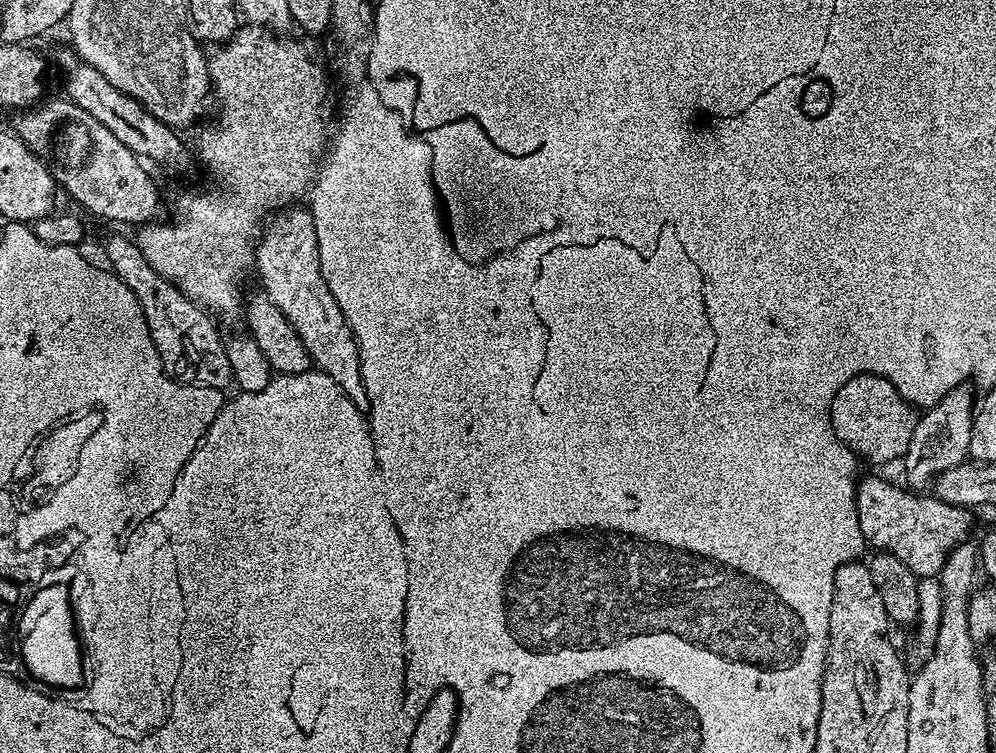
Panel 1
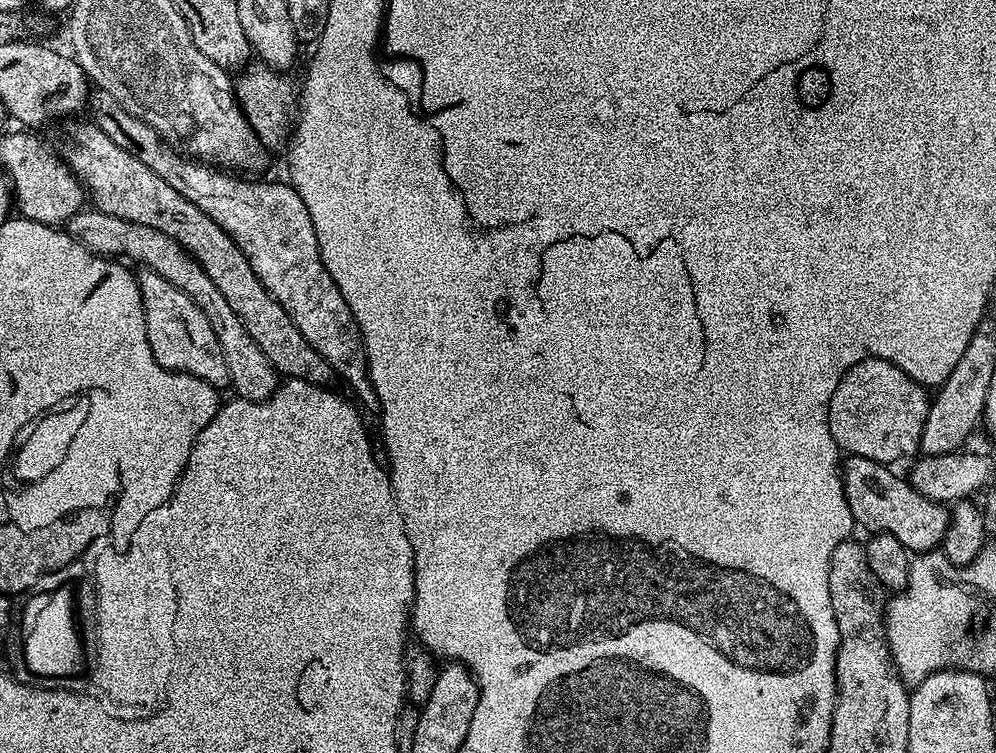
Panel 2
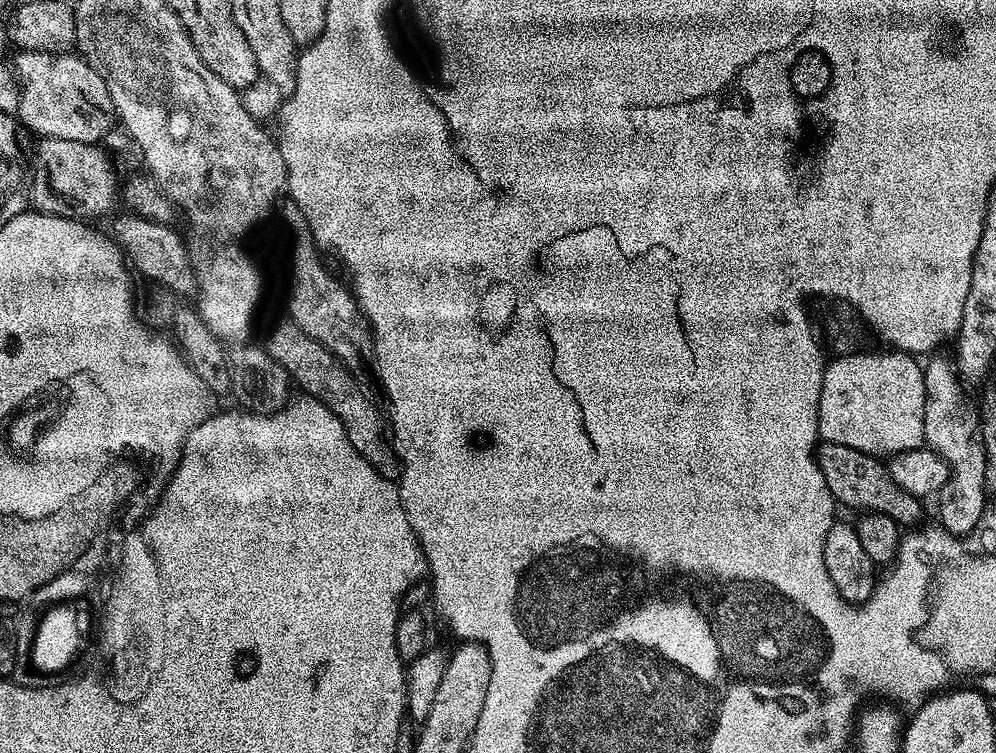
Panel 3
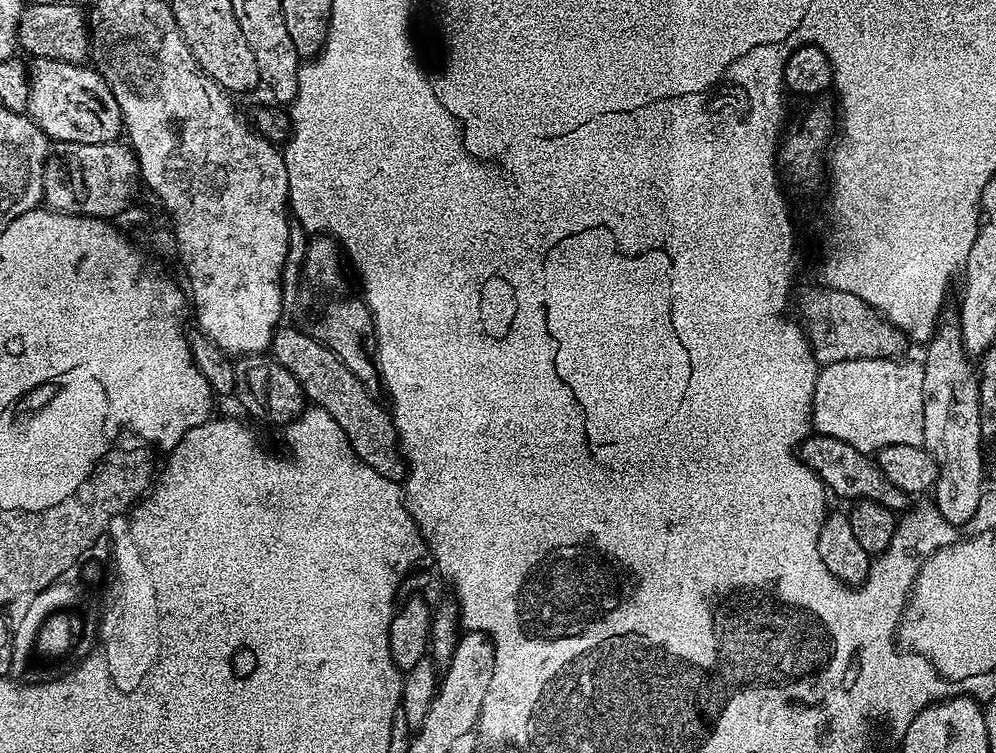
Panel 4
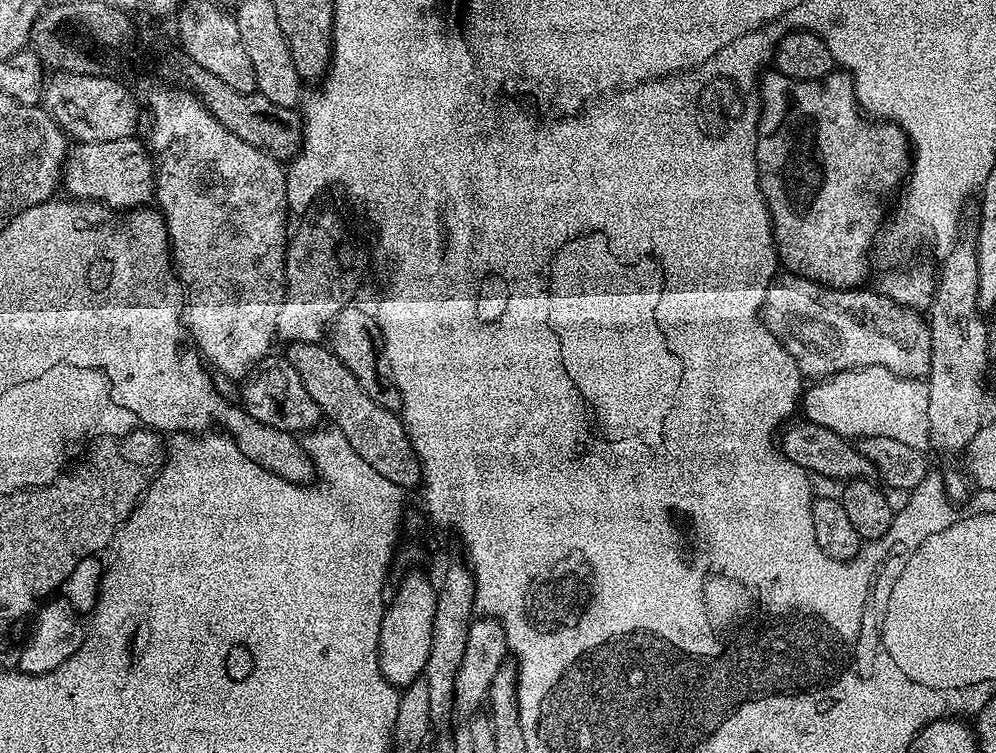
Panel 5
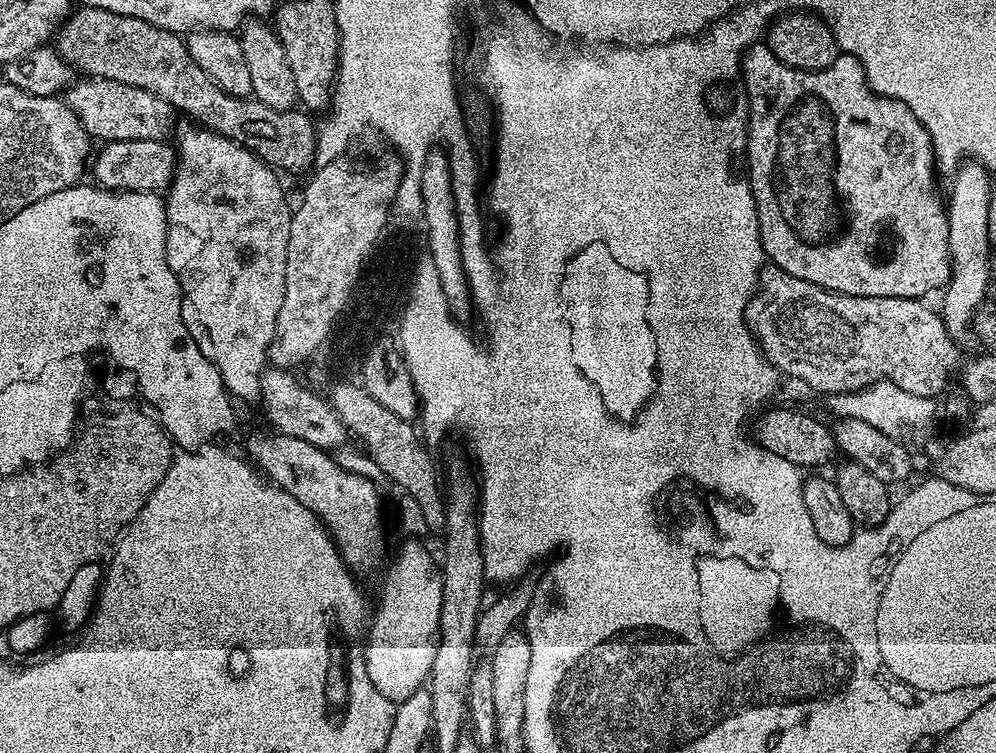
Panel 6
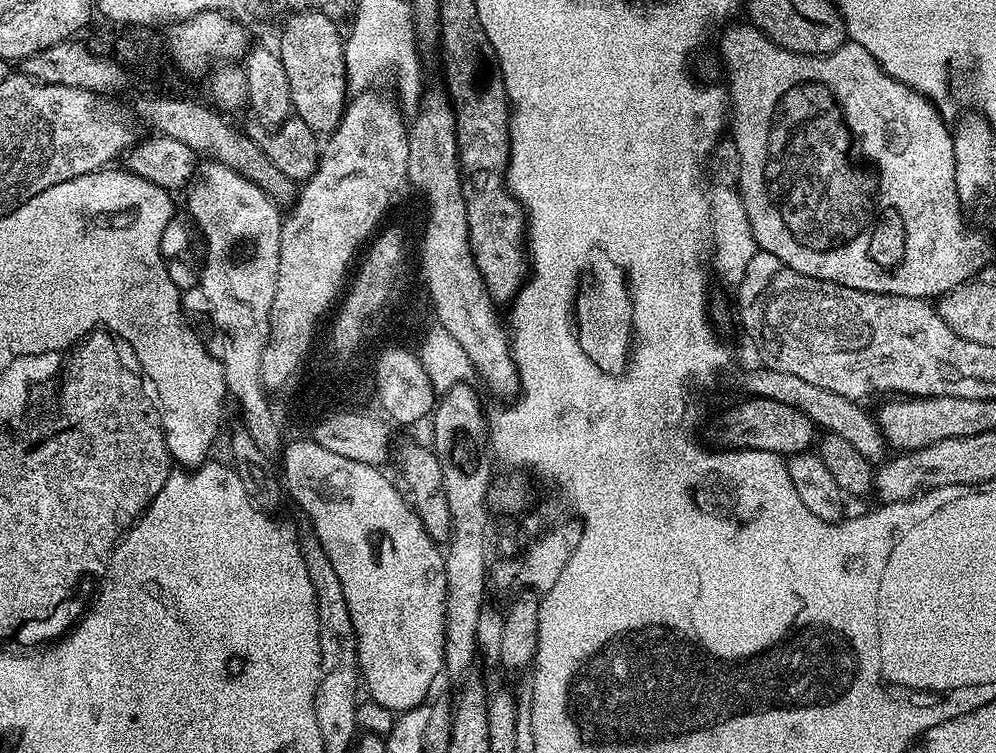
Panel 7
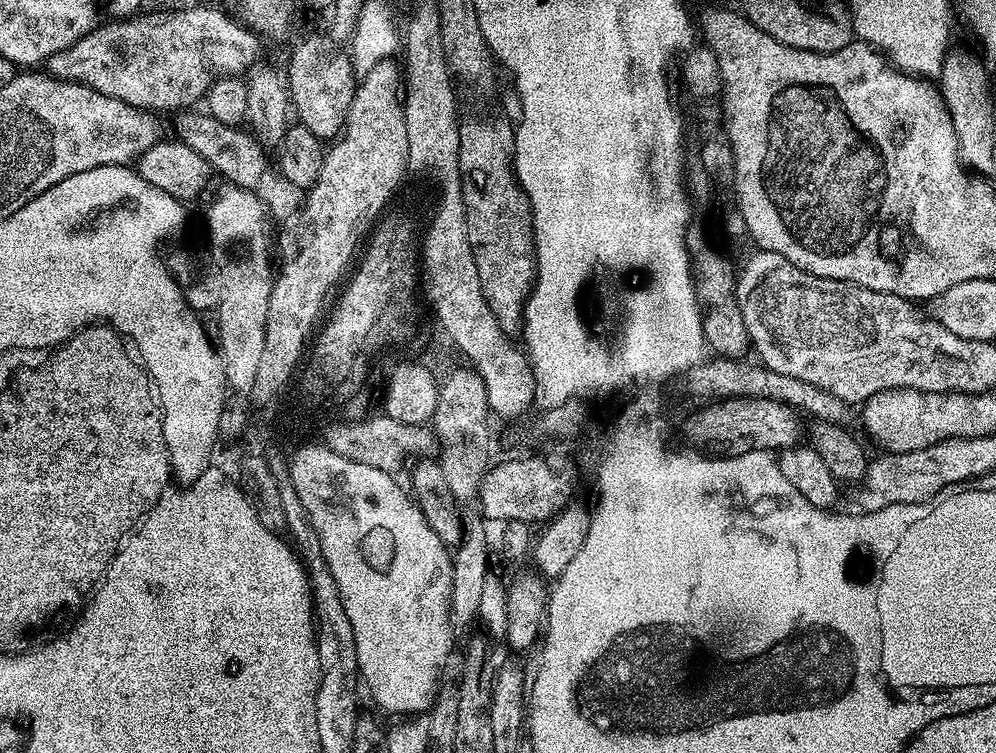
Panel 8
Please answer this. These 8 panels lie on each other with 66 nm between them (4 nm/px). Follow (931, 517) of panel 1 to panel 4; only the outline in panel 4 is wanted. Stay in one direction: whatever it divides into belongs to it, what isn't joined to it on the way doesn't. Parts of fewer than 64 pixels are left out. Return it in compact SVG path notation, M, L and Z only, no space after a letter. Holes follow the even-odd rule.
M810 434L800 445L798 455L805 464L820 475L829 493L837 492L838 495L845 496L848 502L869 500L893 510L904 510L909 507L910 496L887 480L877 461L871 455L862 450L856 450L846 442L839 441L838 438Z

